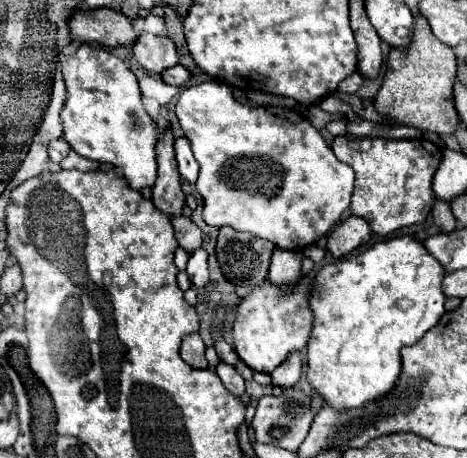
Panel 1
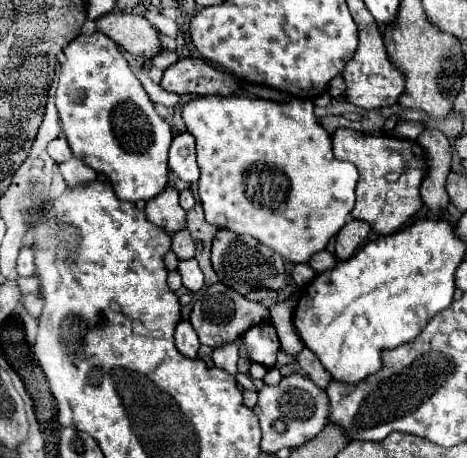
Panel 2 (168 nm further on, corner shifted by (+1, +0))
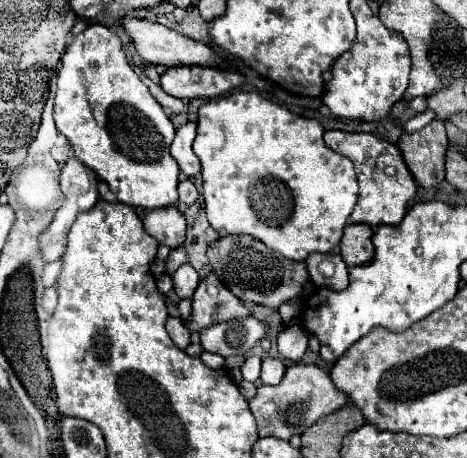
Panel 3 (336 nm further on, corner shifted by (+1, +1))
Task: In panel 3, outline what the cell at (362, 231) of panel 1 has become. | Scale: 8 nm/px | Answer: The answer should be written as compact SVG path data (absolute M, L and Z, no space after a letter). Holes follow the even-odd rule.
M351 223L345 227L339 247L341 247L341 257L349 267L367 265L373 259L375 247L371 243L371 237L373 229L363 223Z

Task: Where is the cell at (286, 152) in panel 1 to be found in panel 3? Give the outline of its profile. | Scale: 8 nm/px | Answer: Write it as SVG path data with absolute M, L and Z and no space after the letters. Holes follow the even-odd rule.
M231 93L231 95L225 95L225 97L219 97L215 101L209 101L205 103L201 109L199 109L199 119L197 119L197 137L195 137L195 143L193 143L193 149L195 149L195 155L201 159L201 165L203 165L203 195L205 195L205 209L207 209L207 219L209 223L217 229L219 235L239 235L239 233L245 233L245 235L251 235L259 241L263 241L267 247L283 253L285 257L289 259L295 259L295 261L305 261L311 253L331 253L335 245L339 245L341 241L341 235L343 235L343 229L349 221L349 215L359 199L359 185L357 185L357 173L355 173L355 167L353 163L335 153L333 149L329 149L325 143L323 143L323 127L317 119L307 119L307 117L299 117L295 113L291 113L289 109L269 101L267 97L259 95L259 93Z

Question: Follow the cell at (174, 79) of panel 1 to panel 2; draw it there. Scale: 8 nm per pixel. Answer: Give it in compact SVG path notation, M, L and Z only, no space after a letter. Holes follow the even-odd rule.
M181 58L171 64L161 80L161 86L175 94L223 94L237 92L239 82L233 74L217 70L199 58Z

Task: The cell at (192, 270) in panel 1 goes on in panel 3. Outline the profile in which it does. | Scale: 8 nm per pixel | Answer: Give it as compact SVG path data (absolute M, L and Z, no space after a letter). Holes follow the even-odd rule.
M185 263L181 265L175 273L173 273L173 291L181 297L181 299L191 299L195 289L199 285L199 275L195 273L195 269Z

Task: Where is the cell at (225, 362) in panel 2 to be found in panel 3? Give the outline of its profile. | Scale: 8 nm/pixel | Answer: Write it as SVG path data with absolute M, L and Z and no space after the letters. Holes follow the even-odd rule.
M245 317L211 325L207 329L201 329L199 335L205 351L229 357L245 355L259 339L269 337L269 329L255 317Z

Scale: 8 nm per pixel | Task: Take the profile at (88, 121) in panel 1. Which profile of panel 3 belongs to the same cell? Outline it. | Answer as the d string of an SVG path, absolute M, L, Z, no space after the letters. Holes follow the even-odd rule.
M93 23L81 35L73 37L61 63L63 67L57 75L57 95L53 109L55 125L71 143L75 157L91 167L109 185L121 203L143 207L147 211L175 205L179 201L179 165L169 153L175 127L165 115L163 107L153 99L147 85L141 83L137 73L127 63L121 39L109 27Z

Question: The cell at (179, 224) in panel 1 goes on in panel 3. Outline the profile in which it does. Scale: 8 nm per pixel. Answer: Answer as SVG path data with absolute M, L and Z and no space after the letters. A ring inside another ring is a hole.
M179 247L179 249L175 249L175 251L171 251L169 253L169 257L167 257L167 261L165 261L165 271L169 273L169 275L173 275L181 265L185 265L187 263L187 253L185 253L185 249L183 247Z

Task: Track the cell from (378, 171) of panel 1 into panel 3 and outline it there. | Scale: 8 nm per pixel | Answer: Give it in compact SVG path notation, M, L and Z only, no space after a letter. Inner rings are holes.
M325 131L323 135L327 147L349 157L357 169L359 179L359 201L351 213L353 223L365 223L371 227L397 225L407 213L409 203L415 197L415 179L407 169L399 149L385 139L377 139L371 133L345 133L345 131Z

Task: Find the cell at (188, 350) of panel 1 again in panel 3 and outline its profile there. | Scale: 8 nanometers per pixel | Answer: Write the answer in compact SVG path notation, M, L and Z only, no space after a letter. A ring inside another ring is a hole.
M169 317L167 319L167 325L165 325L169 337L173 339L173 343L179 347L179 349L187 349L187 345L191 343L191 333L189 329L185 327L185 323L181 319L175 319L175 317Z

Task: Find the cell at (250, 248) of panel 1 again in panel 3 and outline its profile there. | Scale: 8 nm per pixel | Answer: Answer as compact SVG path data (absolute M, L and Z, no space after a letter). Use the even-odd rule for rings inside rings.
M249 235L219 237L207 249L207 257L219 281L223 281L223 285L227 285L227 289L243 303L255 303L269 309L277 309L279 305L299 297L303 293L303 285L309 281L309 273L303 261L287 259Z

